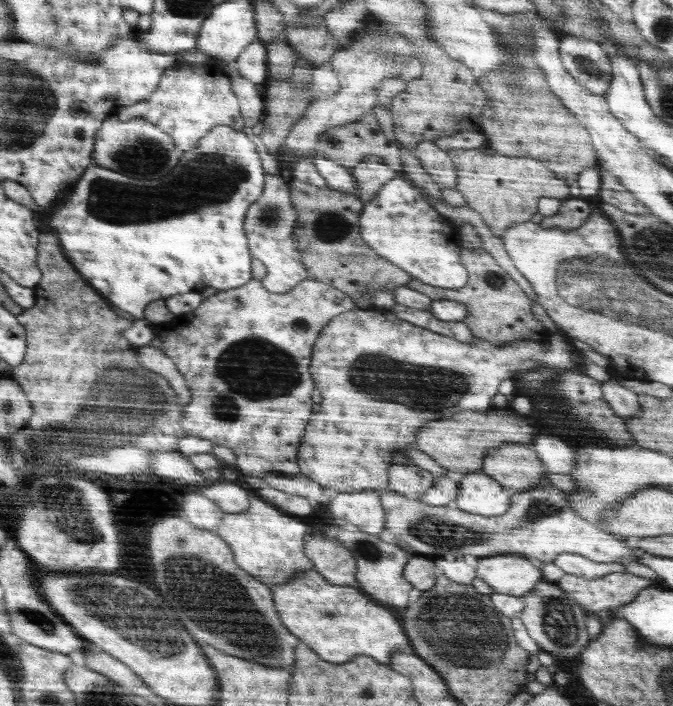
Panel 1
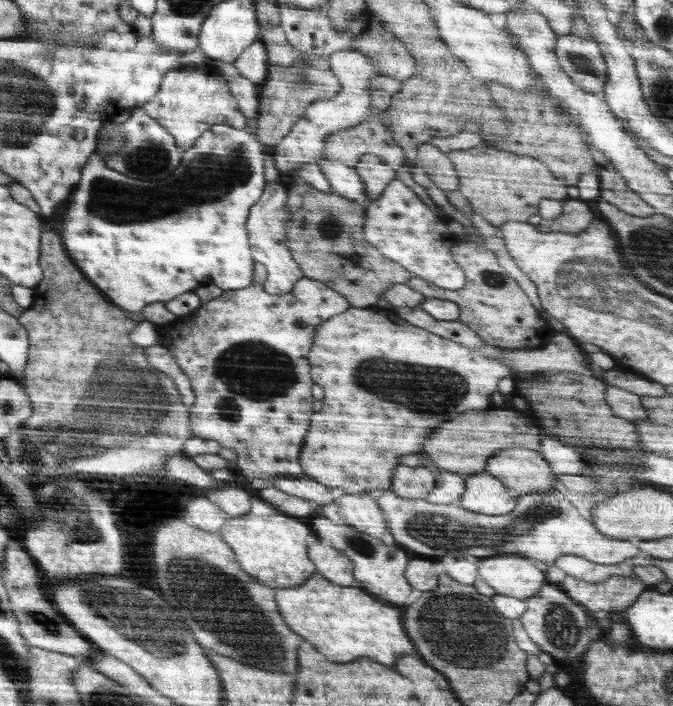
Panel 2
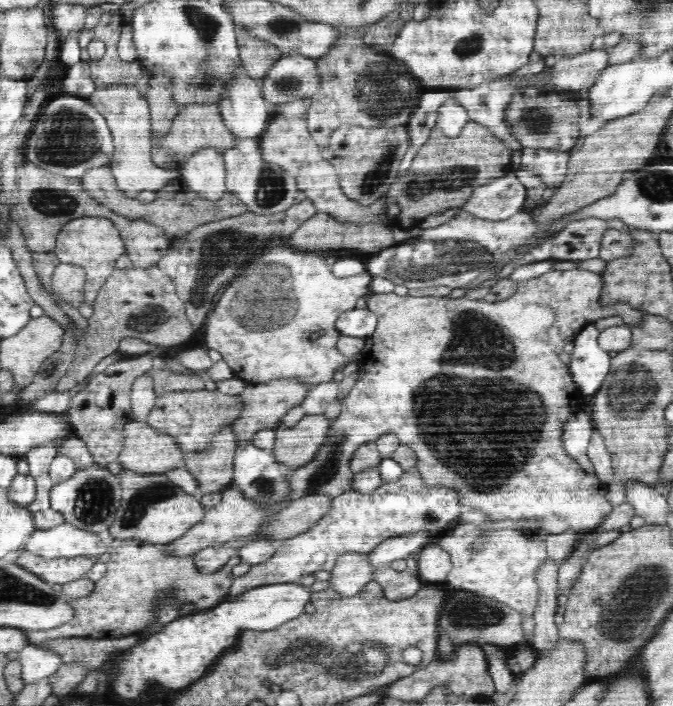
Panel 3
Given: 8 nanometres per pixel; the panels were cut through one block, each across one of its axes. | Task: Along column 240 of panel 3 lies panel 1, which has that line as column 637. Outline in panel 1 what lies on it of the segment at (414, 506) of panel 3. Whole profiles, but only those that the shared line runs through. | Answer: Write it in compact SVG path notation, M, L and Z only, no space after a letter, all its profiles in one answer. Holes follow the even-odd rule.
M626 571L592 580L564 573L556 583L569 592L581 607L593 614L600 610L624 607L636 599L640 591L653 584L650 579Z

